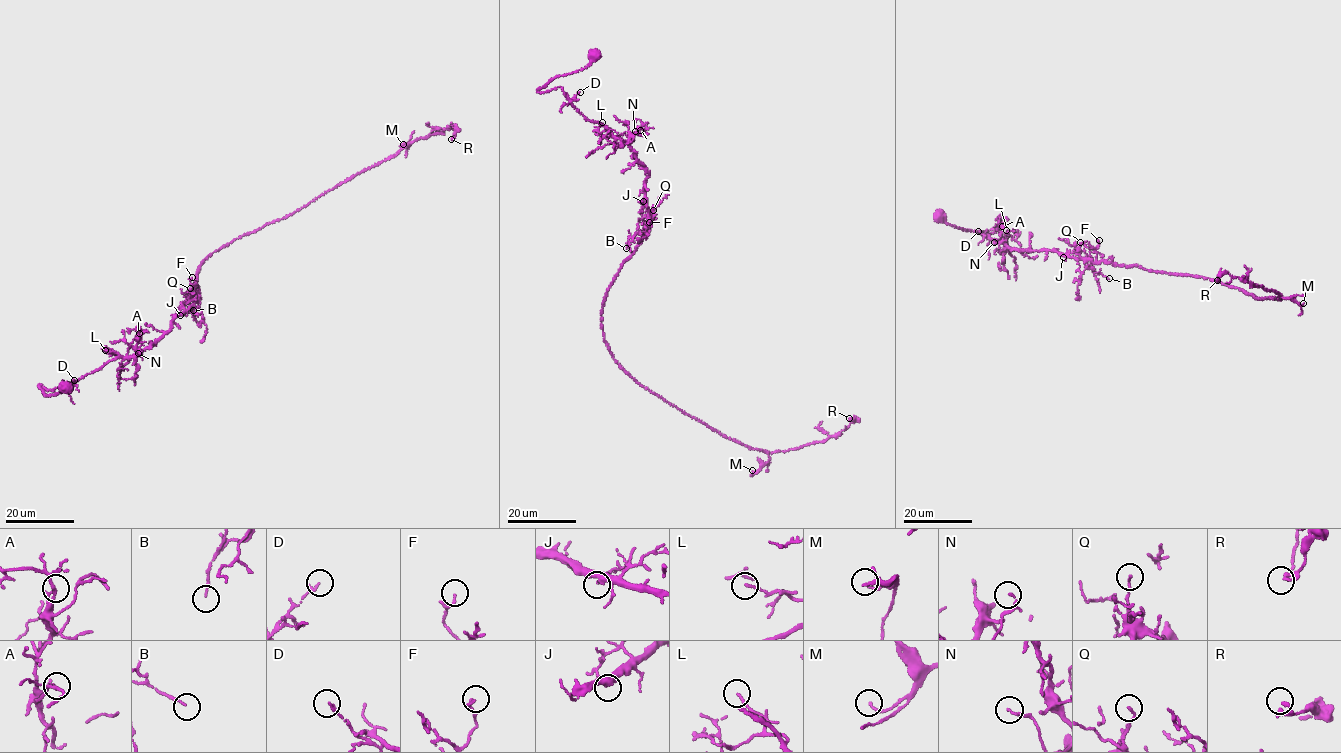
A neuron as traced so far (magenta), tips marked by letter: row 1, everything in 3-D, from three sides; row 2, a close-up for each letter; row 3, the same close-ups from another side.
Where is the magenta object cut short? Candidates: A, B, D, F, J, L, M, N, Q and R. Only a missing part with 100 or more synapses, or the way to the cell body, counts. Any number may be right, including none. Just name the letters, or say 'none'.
J

